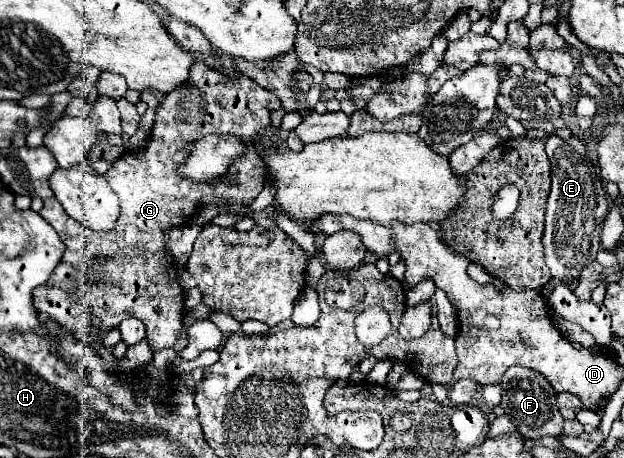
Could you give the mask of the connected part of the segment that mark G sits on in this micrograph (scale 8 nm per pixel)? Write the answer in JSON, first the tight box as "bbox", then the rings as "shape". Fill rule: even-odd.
{"bbox":[33,60,281,352],"shape":[[[201,60],[193,64],[189,82],[163,96],[147,144],[141,150],[121,154],[121,158],[117,158],[111,164],[111,168],[105,172],[107,182],[115,182],[115,194],[119,196],[121,202],[121,216],[117,220],[117,226],[111,232],[93,232],[83,224],[79,224],[77,220],[73,220],[55,198],[45,200],[45,206],[39,214],[61,236],[65,244],[65,254],[57,264],[57,268],[53,270],[51,278],[33,290],[35,308],[43,314],[49,314],[49,318],[55,320],[61,328],[75,334],[87,334],[87,336],[103,336],[105,332],[117,328],[121,320],[139,318],[147,328],[145,338],[153,352],[173,348],[183,330],[185,304],[183,304],[183,288],[179,284],[179,276],[175,270],[175,260],[163,242],[163,228],[170,230],[187,223],[196,210],[199,210],[199,206],[207,206],[207,204],[249,206],[257,198],[257,194],[265,186],[265,164],[261,164],[261,156],[257,154],[253,142],[257,132],[269,124],[269,114],[279,106],[281,100],[277,100],[273,92],[261,88],[255,80],[249,80],[247,76],[235,78],[235,76],[221,74],[209,68],[207,64],[203,64]],[[207,134],[237,136],[237,140],[241,140],[249,148],[249,152],[233,160],[225,178],[217,180],[215,184],[199,184],[177,176],[177,164],[181,164],[181,160],[189,156],[189,148],[193,146],[193,140],[201,140],[201,136]]]}

